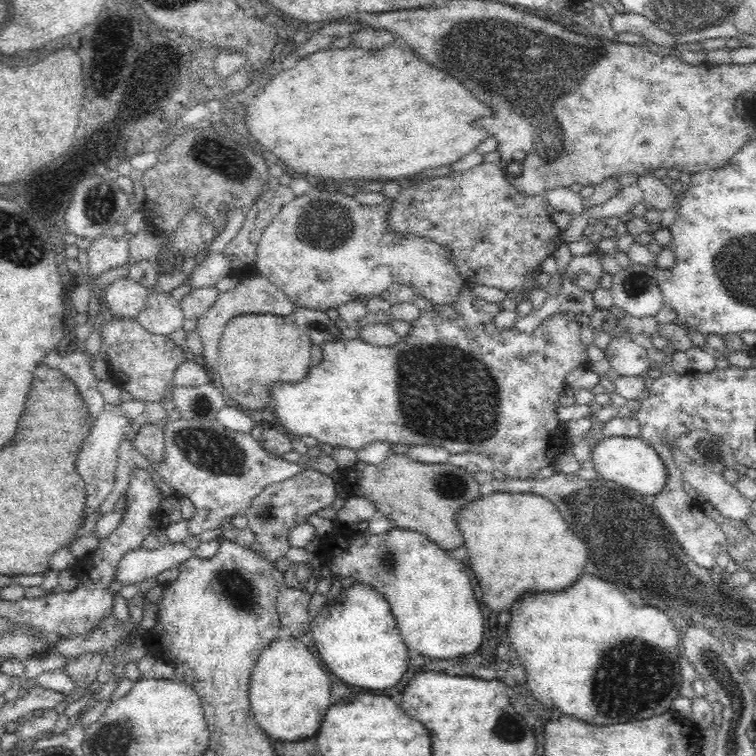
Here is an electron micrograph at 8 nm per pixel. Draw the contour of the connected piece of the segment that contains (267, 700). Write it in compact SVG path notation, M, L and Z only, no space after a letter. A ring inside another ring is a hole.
M292 637L288 640L276 638L263 652L249 686L249 703L252 706L256 724L260 724L262 728L260 731L266 730L266 734L274 738L274 742L299 742L316 736L326 716L326 710L332 704L330 702L330 680L328 680L328 674L324 672L322 662L299 638L296 640Z

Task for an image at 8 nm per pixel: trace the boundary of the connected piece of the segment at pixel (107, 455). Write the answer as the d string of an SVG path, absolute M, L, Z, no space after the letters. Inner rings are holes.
M106 401L102 412L95 418L93 427L90 428L90 434L86 438L86 444L82 446L82 450L78 454L78 460L76 460L76 468L86 482L88 496L86 496L86 502L84 502L84 512L87 515L98 510L103 500L108 498L108 494L112 492L114 482L116 482L118 446L124 440L124 436L127 436L128 432L132 430L130 419L122 414L119 403L120 401Z

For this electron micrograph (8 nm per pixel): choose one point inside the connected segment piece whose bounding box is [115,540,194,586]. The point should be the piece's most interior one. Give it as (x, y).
(139, 564)

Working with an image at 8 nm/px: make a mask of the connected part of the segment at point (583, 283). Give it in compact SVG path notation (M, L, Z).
M592 252L585 256L573 257L563 275L565 280L592 292L601 286L601 279L605 273L603 272L601 258Z

